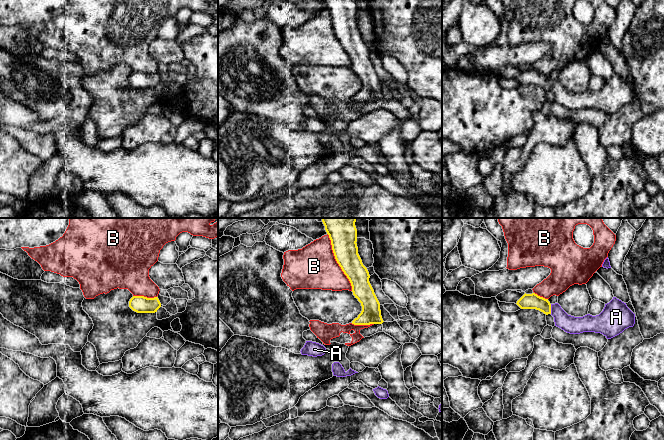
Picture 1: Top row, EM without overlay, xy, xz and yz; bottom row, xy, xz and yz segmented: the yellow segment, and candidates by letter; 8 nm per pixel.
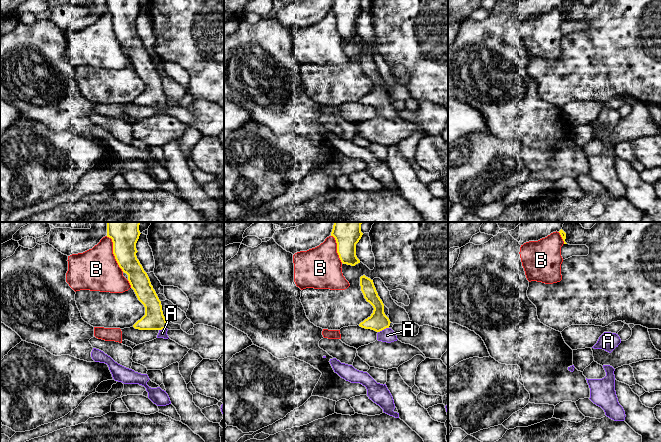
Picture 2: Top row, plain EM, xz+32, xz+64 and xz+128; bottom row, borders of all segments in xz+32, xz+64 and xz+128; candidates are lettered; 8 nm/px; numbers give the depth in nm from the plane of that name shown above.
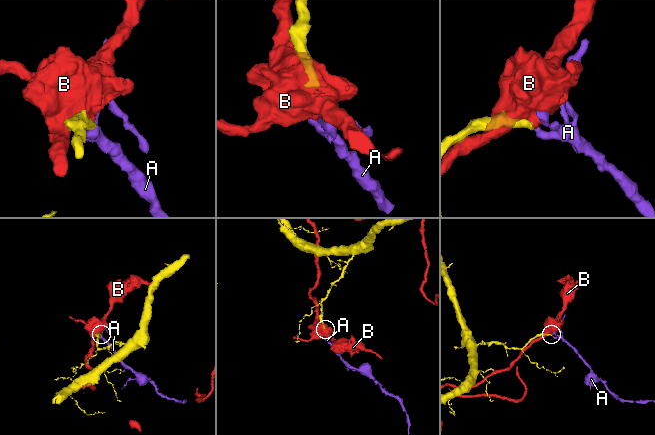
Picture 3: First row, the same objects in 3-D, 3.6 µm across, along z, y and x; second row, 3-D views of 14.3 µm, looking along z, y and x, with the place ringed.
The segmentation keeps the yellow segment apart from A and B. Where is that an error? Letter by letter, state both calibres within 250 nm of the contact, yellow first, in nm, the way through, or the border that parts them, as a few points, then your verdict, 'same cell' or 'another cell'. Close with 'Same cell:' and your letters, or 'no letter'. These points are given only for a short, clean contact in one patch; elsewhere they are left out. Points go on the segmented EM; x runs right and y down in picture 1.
A: 130 nm thick on the yellow side, 140 nm on the other; runs through yz (528, 301), (540, 303), (550, 309), (574, 325); same cell
B: 220 nm thick on the yellow side, 360 nm on the other; another cell
Same cell: A

